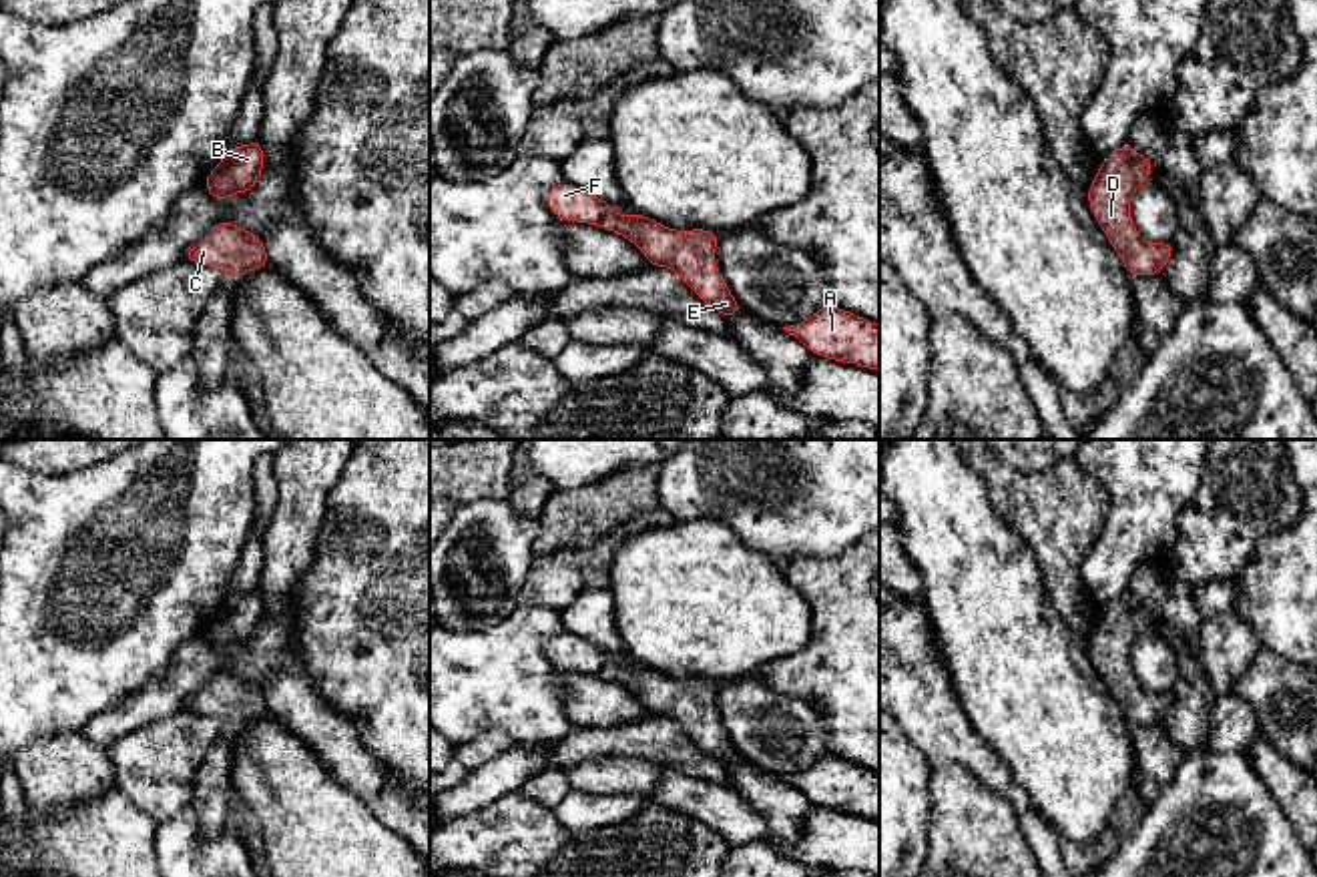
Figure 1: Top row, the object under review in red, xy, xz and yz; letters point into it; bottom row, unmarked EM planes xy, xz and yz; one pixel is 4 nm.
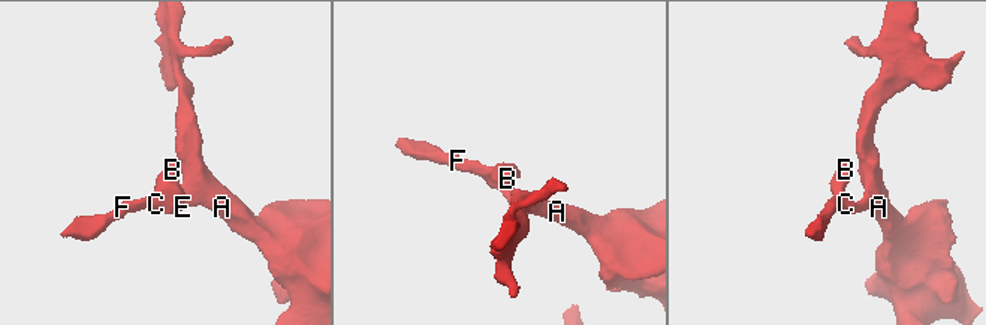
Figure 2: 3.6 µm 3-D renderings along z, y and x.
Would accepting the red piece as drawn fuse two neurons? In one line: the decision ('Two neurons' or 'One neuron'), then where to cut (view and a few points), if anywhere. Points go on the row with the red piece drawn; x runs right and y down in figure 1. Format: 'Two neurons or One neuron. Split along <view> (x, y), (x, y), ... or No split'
One neuron. No split

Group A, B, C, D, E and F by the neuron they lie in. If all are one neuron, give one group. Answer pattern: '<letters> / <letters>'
A B C D E F

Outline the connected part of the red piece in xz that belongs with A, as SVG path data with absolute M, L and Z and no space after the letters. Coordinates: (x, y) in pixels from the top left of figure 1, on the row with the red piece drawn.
M835 305L783 327L813 355L879 371L879 325Z

